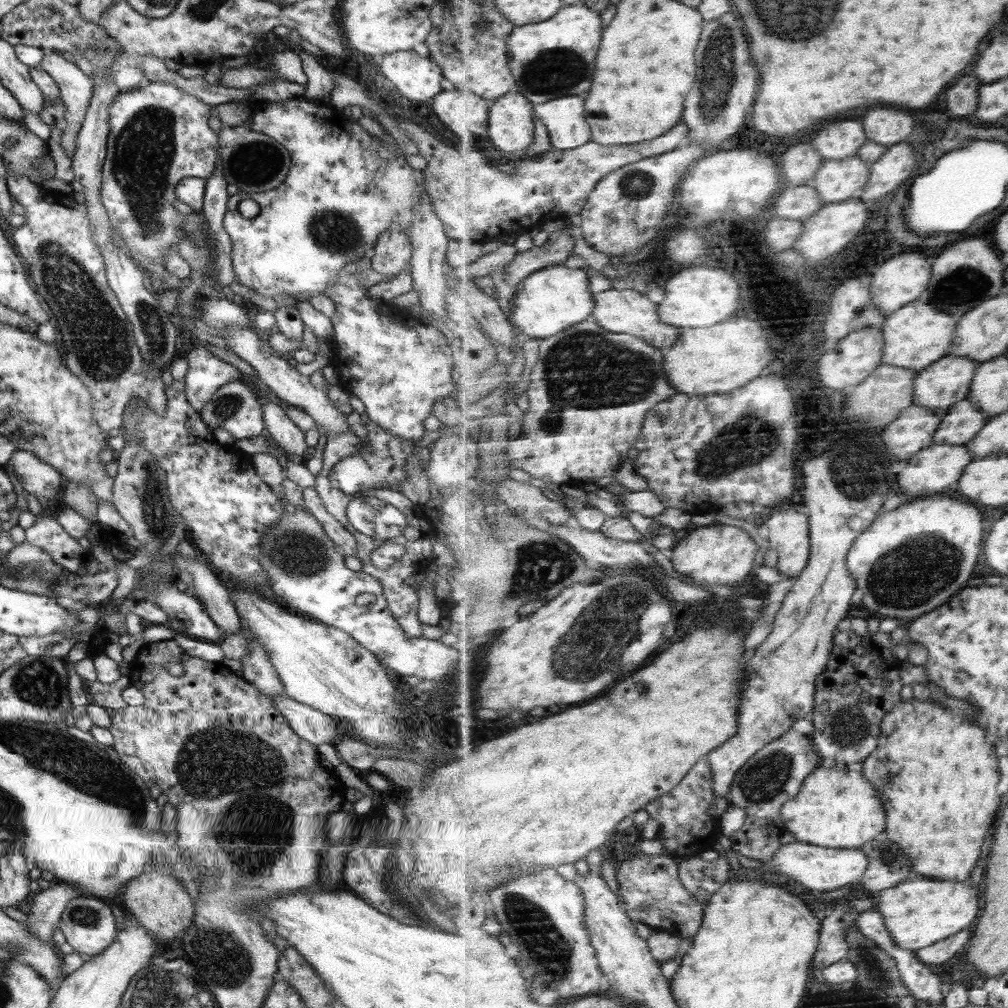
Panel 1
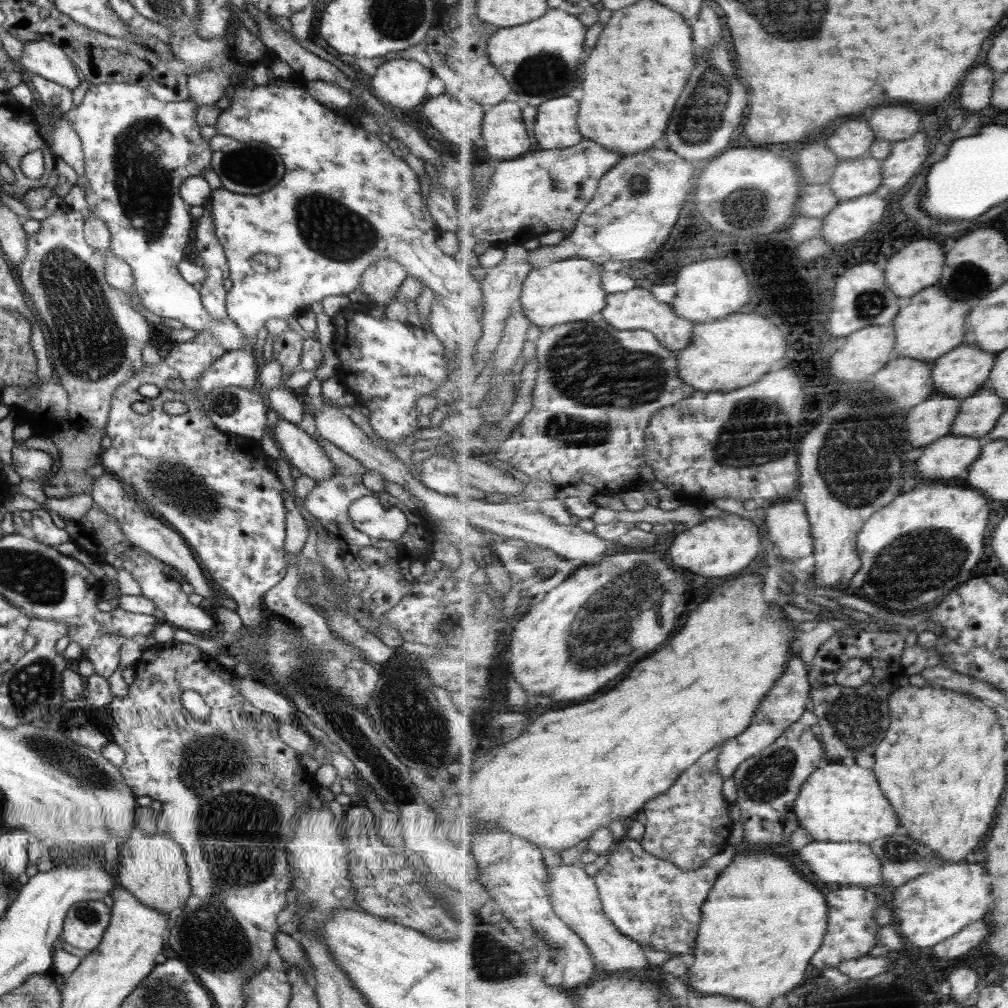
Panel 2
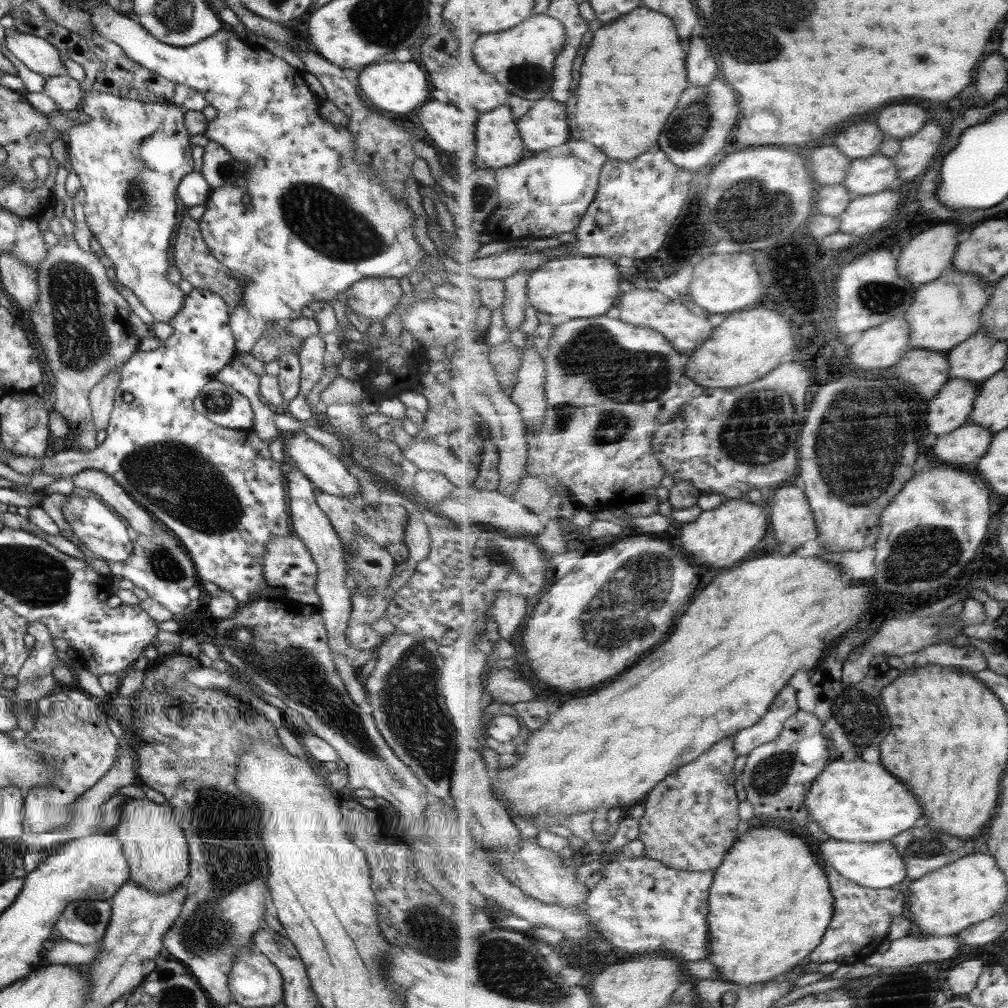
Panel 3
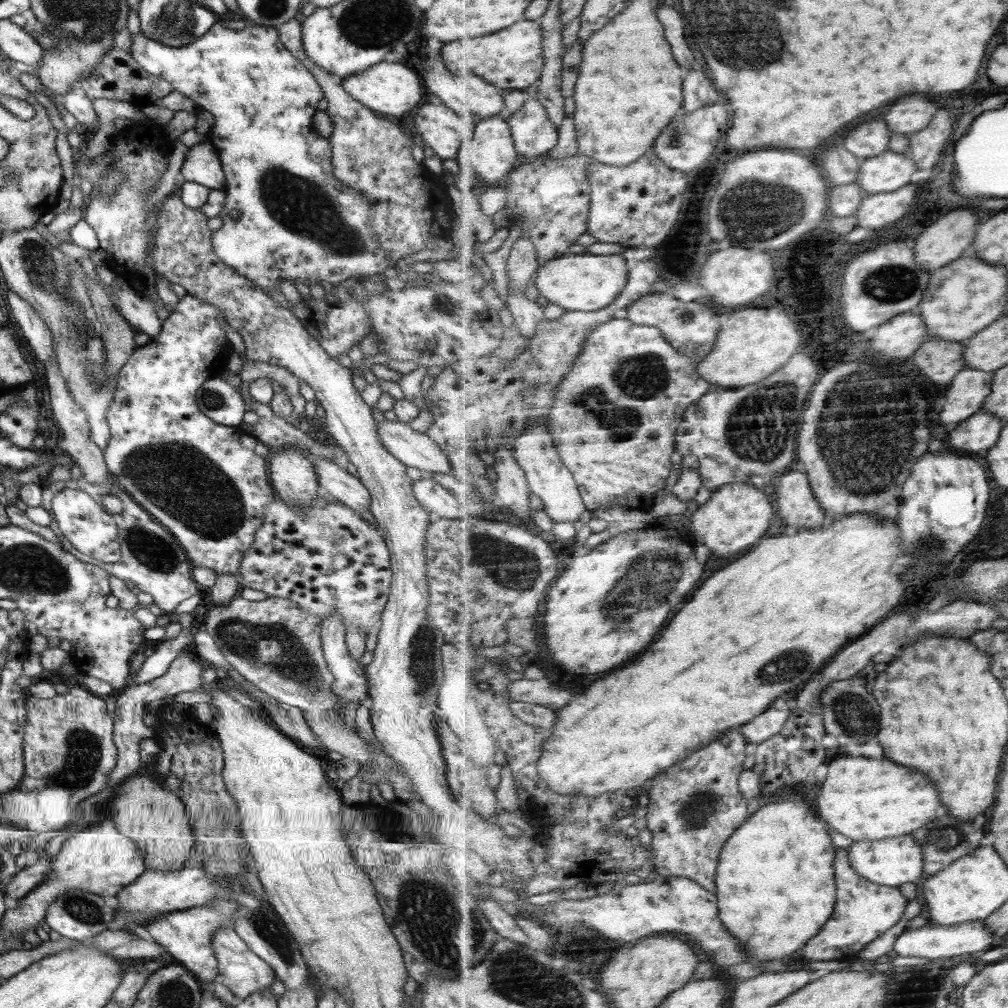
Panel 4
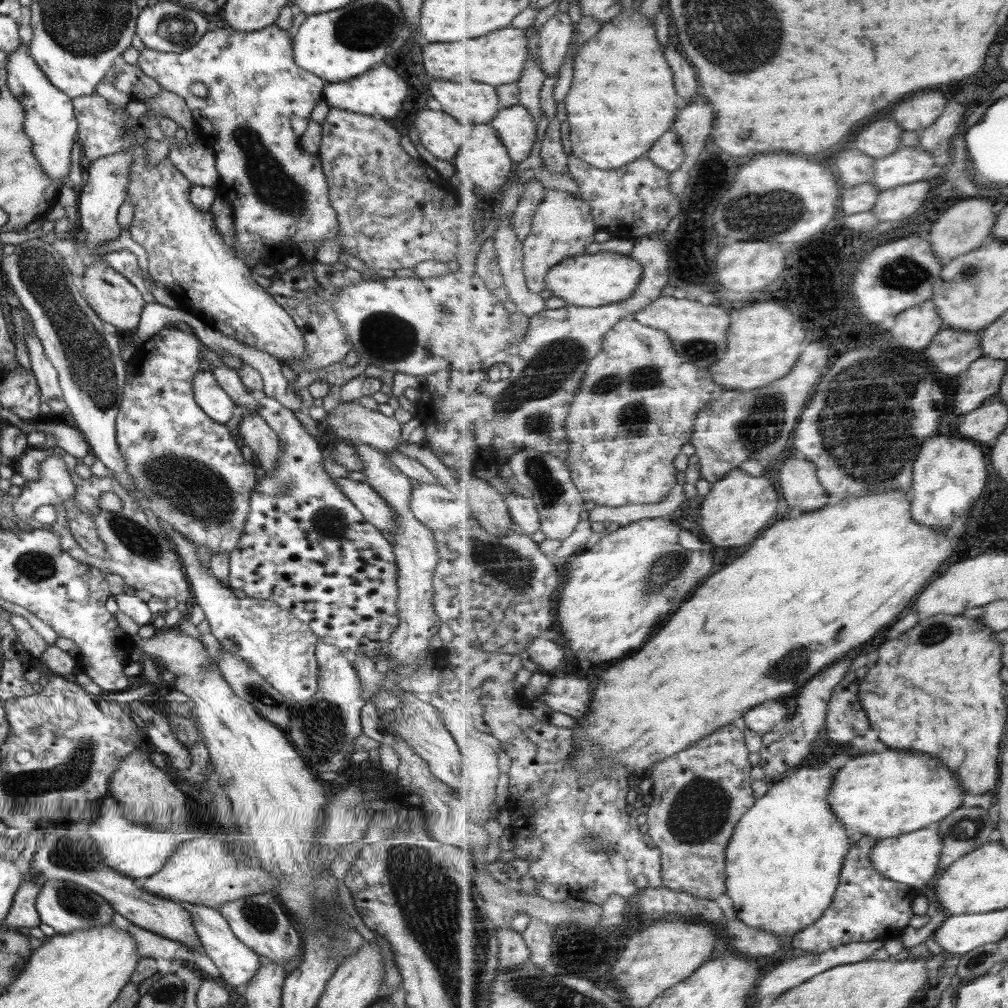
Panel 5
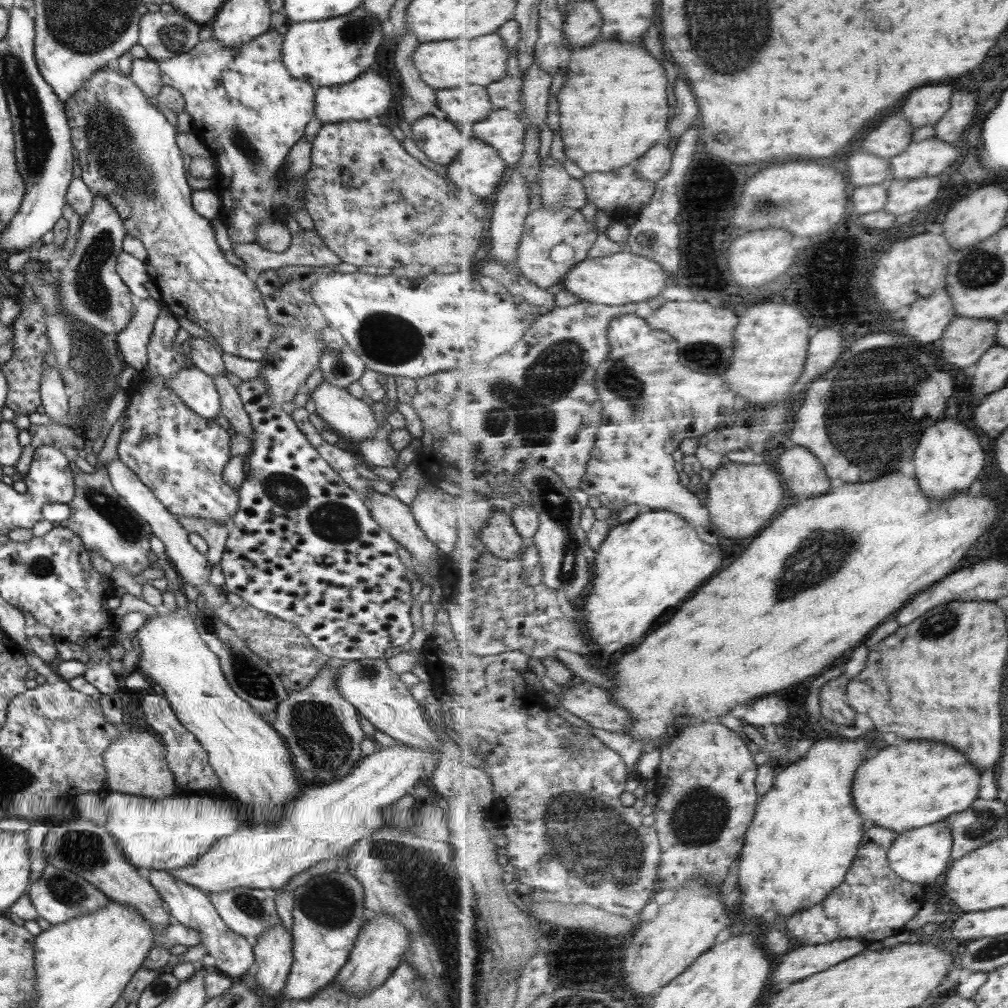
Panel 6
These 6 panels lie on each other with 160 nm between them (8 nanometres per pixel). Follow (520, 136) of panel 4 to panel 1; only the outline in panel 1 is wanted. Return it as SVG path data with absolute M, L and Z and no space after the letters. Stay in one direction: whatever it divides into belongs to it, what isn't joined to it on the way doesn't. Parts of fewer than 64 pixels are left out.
M565 96L535 106L535 113L549 129L555 148L570 150L594 141L588 123L586 100Z

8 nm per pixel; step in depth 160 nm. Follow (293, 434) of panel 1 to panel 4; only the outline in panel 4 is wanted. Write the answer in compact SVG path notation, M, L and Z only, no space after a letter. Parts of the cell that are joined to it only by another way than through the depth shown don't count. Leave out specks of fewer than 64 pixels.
M316 458L314 470L323 492L356 512L370 510L371 494L359 478L350 475L347 470L324 458Z

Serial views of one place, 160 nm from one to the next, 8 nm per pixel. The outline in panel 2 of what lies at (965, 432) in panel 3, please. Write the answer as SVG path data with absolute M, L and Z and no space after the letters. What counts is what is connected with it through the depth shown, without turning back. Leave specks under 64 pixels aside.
M943 436L925 447L925 453L918 460L920 480L954 480L967 476L971 466L983 456L984 445L978 437Z

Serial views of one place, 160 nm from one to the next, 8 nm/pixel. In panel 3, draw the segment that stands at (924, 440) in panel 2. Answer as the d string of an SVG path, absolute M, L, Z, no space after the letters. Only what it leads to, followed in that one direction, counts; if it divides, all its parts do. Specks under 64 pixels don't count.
M952 378L944 386L943 392L938 397L930 401L928 405L928 415L926 415L926 424L928 432L937 436L948 435L963 427L972 420L971 416L975 412L975 406L980 397L981 385L965 378Z

